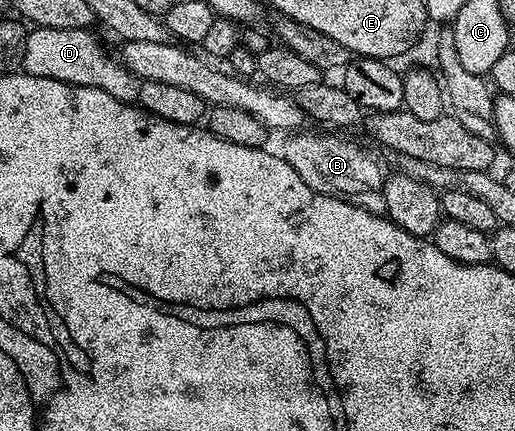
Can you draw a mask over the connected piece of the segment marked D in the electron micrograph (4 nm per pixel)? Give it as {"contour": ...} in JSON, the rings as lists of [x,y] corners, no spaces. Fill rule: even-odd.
{"contour":[[[32,28],[25,39],[25,59],[22,72],[29,75],[41,75],[45,79],[57,79],[70,85],[97,87],[101,91],[109,91],[118,101],[132,103],[139,100],[138,77],[135,77],[123,62],[111,57],[103,50],[103,45],[94,37],[91,29],[41,29]]]}

